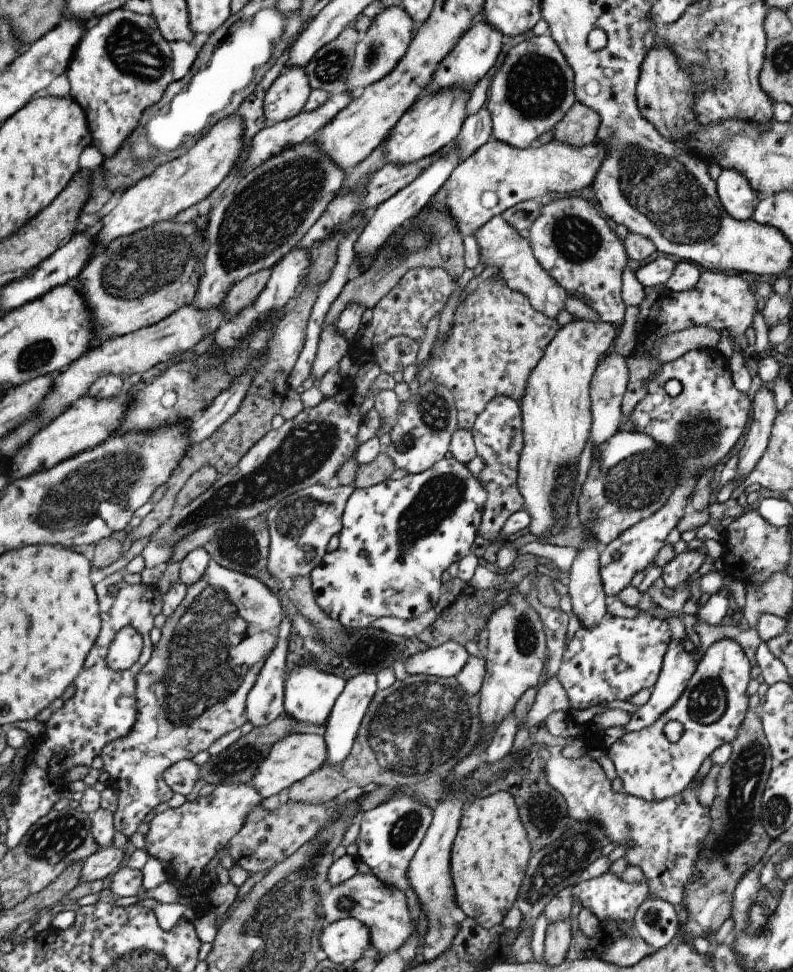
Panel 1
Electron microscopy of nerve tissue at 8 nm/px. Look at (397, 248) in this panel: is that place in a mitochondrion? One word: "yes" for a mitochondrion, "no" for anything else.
no

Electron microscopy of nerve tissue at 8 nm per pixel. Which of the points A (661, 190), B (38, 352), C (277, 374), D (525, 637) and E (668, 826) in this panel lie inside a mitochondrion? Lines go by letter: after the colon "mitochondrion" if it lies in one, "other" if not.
A: mitochondrion
B: mitochondrion
C: other
D: mitochondrion
E: mitochondrion

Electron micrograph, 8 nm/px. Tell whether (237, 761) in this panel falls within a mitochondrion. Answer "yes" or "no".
yes

